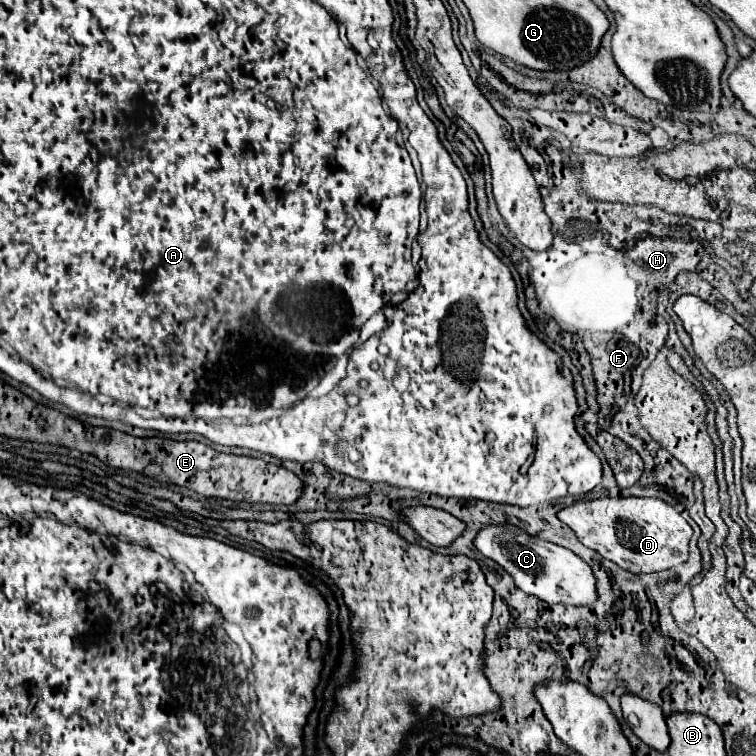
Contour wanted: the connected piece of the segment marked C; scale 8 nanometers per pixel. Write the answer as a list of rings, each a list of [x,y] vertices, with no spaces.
[[[514,525],[486,527],[476,535],[474,545],[484,557],[504,567],[514,577],[516,587],[520,587],[528,595],[534,595],[550,605],[560,603],[576,607],[594,607],[598,603],[598,589],[596,589],[598,581],[590,565],[580,557],[576,557],[566,547],[532,537]]]

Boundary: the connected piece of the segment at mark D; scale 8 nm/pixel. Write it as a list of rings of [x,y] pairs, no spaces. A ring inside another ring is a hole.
[[[602,497],[596,501],[576,501],[558,513],[580,543],[598,551],[604,559],[616,563],[630,573],[656,573],[670,569],[688,555],[692,527],[668,503],[642,497]]]

